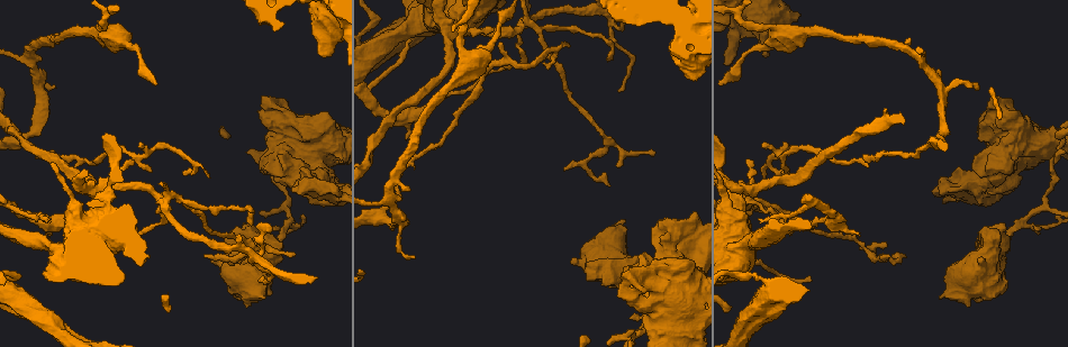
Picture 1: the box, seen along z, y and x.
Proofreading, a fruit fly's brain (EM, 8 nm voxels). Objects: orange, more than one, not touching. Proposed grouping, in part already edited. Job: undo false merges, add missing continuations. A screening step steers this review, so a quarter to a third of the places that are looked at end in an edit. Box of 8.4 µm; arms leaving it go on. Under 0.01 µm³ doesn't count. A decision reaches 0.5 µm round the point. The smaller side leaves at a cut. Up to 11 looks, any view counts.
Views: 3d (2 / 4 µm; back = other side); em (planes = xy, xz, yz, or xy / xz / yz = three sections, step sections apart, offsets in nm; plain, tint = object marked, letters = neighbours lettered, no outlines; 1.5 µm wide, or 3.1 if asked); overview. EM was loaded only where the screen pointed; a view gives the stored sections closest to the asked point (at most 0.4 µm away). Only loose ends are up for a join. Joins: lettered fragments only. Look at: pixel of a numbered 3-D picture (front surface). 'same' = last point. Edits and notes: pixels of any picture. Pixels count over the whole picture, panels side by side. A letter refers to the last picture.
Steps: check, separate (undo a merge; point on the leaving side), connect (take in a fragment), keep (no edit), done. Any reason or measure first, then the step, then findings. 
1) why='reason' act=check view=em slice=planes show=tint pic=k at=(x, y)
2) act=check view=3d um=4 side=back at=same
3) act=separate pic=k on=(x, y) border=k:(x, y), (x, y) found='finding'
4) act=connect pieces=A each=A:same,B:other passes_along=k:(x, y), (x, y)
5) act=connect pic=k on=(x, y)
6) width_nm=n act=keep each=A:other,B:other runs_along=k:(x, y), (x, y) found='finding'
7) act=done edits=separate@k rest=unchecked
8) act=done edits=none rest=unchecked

why='thin end' act=check view=3d um=2 pic=1 at=(889, 255)

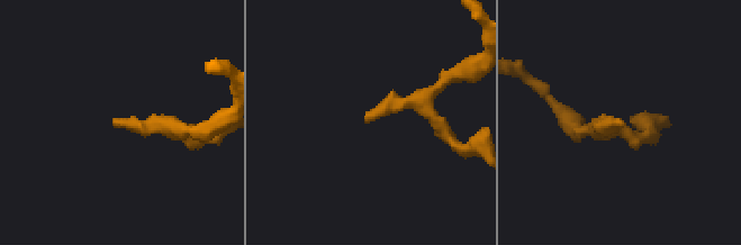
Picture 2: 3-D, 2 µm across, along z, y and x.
act=check view=em slice=planes show=tint pic=2 at=(624, 124)

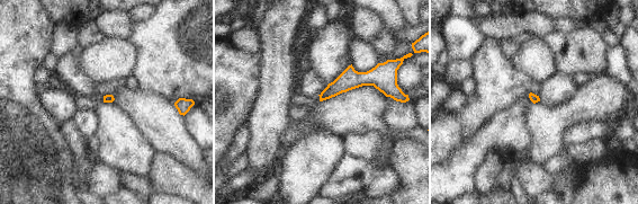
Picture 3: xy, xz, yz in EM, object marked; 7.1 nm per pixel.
why='see the neighbours' act=check view=em slice=planes show=letters at=same

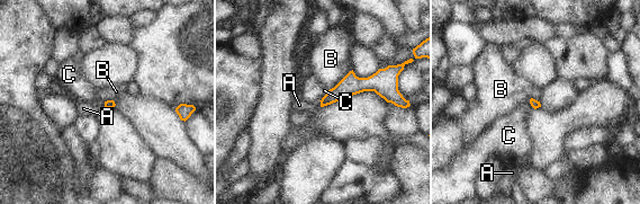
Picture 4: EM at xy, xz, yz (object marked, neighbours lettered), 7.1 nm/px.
act=connect pieces=A each=A:same,B:other,C:other passes_along=4:(109, 104), (105, 105), (83, 108) found='it goes on there'

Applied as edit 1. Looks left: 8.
why='redraw' act=check view=overview

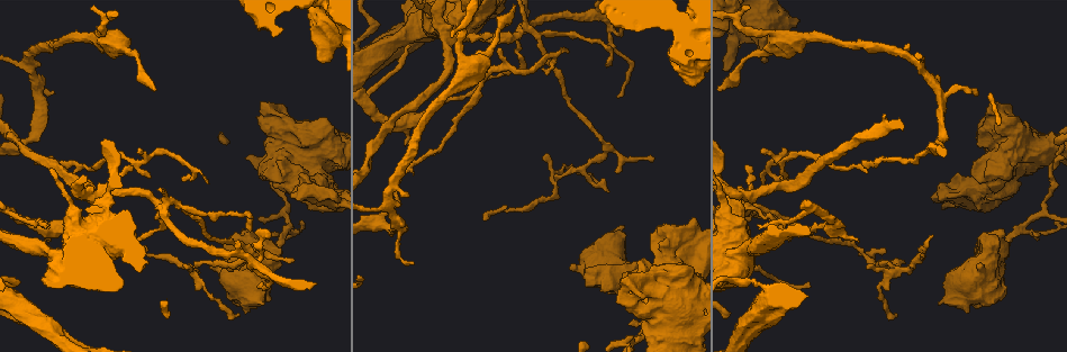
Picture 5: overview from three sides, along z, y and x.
why='thin end' act=check view=em slice=xz step=4 show=tint pic=5 at=(257, 285)

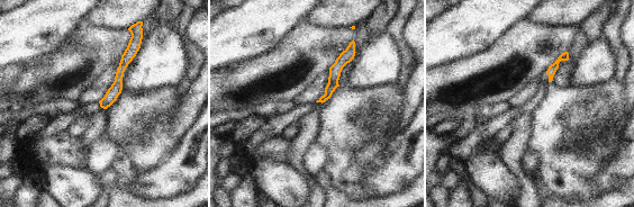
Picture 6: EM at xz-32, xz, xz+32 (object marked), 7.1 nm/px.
act=check view=em slice=planes show=letters at=same

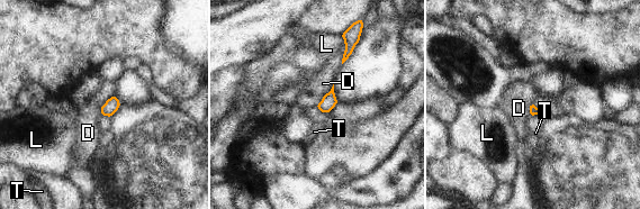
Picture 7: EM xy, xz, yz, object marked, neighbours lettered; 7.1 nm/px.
act=keep each=D:other,L:other,T:other found='none of them fits'

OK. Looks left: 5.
why='four-way junction' act=check view=em slice=planes show=tint pic=5 at=(253, 263)

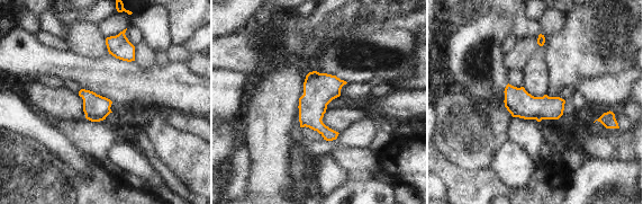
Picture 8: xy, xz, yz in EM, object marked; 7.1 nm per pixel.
act=check view=em slice=planes show=letters at=same

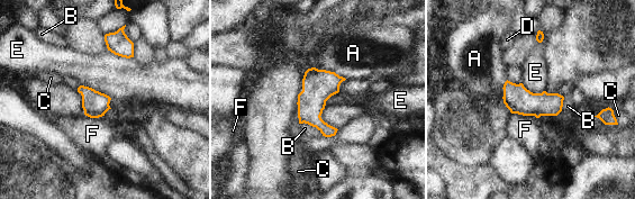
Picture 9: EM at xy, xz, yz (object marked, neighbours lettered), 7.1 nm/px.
longest_contact=A:240nm act=keep each=A:other,B:other,C:other,D:other,E:other,F:other border=9:(81, 84), (103, 92), (110, 98) found='all the same neuron'

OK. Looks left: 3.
why='sharp bend' act=check view=em slice=planes show=tint pic=5 at=(169, 200)

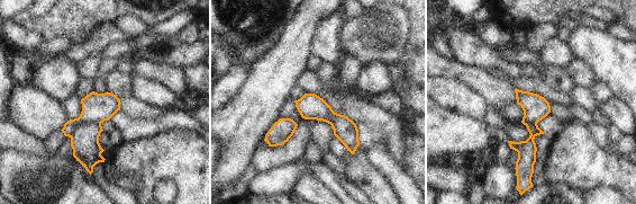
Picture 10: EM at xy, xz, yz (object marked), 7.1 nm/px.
act=check view=em slice=planes show=letters at=same

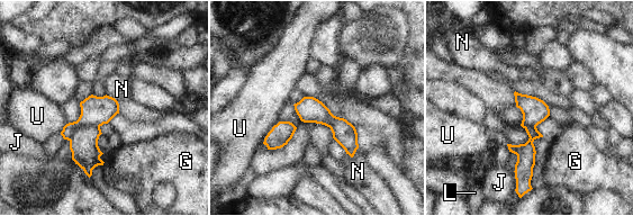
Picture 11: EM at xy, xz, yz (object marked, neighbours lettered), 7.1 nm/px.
act=separate pic=11 on=(96, 110) each=G:other,J:other,L:other,N:other,U:other found='two neurons meet here'

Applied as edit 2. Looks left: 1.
act=done edits=connect@4,separate@11 rest=unchecked

